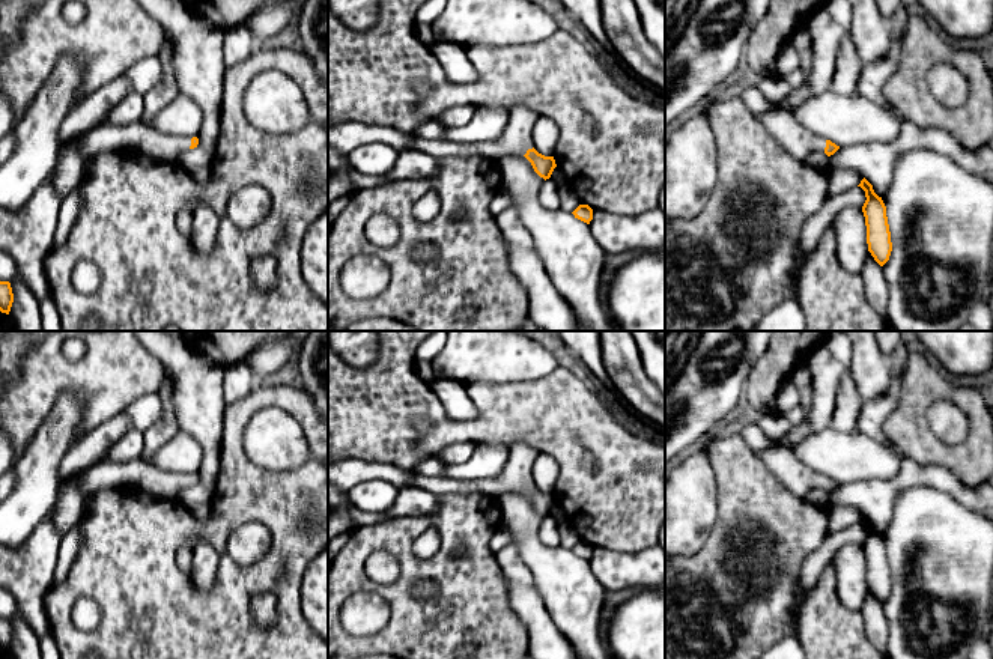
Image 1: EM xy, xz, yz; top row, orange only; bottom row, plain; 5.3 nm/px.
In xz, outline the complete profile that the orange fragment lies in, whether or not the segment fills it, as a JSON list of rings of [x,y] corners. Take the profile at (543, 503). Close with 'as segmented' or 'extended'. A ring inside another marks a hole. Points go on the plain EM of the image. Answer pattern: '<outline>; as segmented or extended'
[[[515,442],[504,471],[495,478],[483,480],[451,480],[447,477],[426,477],[415,469],[405,469],[412,486],[435,493],[484,493],[500,497],[510,490],[524,492],[533,503],[534,509],[545,518],[551,515],[557,504],[554,493],[539,490],[533,483],[533,465],[540,453],[525,442]]]; extended

